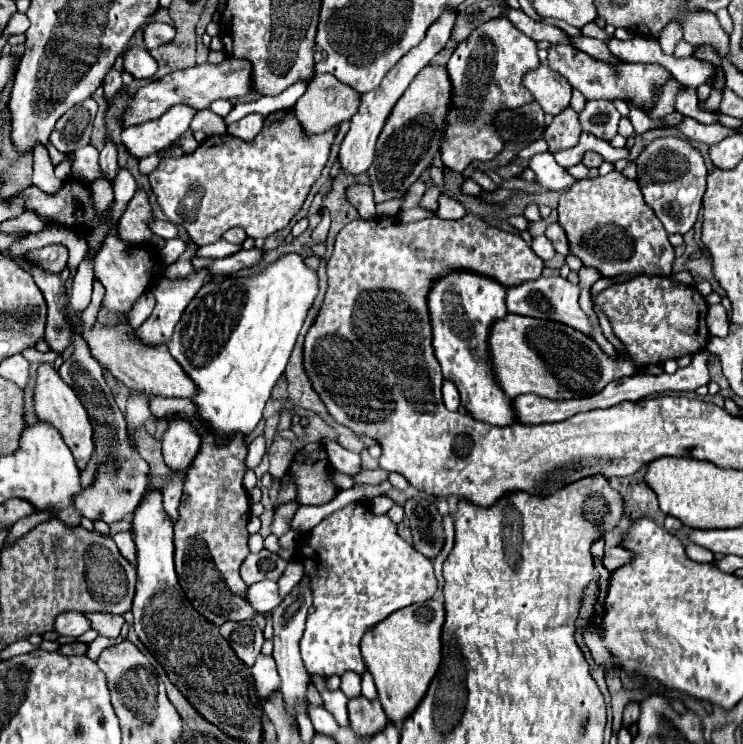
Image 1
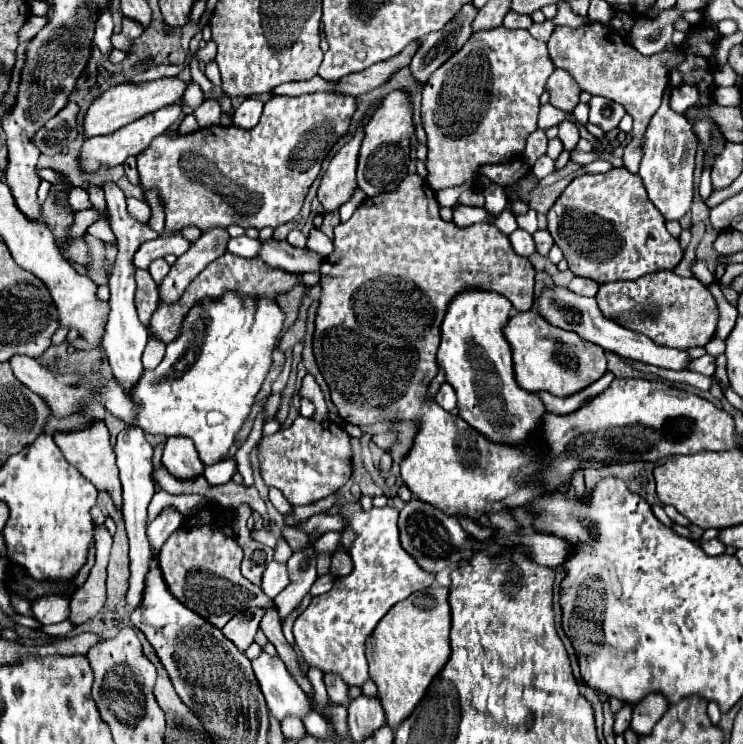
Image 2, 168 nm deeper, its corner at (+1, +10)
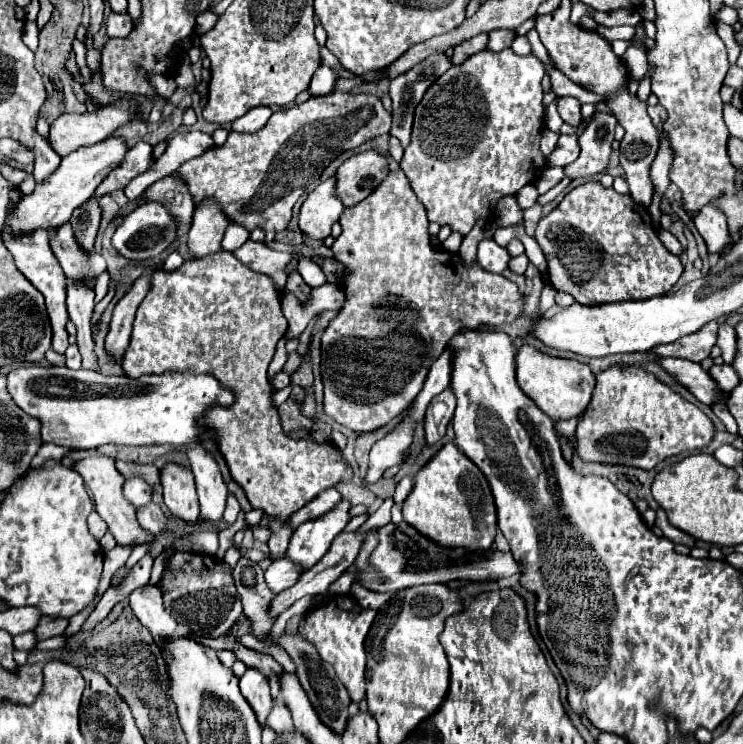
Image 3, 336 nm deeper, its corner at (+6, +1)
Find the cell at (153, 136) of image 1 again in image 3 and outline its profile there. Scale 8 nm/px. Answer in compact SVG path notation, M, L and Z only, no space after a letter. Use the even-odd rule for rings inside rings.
M109 137L97 145L81 147L73 151L71 155L63 157L57 171L49 179L45 179L45 183L37 185L31 195L23 195L21 201L15 205L13 217L11 217L13 233L21 235L21 233L35 231L35 229L47 229L53 225L67 223L73 209L93 197L99 183L109 175L109 171L121 165L127 151L129 151L129 145L125 139Z

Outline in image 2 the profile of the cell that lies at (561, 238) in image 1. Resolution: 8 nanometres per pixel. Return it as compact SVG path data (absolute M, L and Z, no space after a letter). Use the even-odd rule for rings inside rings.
M538 230L534 236L534 244L536 244L536 252L540 254L540 256L546 256L548 254L548 250L552 248L552 236L548 234L548 230Z

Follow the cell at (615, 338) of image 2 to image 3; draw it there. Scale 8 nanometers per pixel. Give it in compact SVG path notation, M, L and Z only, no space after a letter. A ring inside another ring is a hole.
M657 357L657 363L667 375L671 375L675 381L687 387L701 403L715 403L715 393L719 391L719 387L717 383L713 383L713 379L709 379L709 373L699 363L671 357Z

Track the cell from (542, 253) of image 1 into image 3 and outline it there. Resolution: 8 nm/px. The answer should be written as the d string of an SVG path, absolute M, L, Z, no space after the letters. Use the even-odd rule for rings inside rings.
M485 239L479 243L477 249L477 261L481 263L481 267L485 267L487 271L493 273L503 273L509 267L511 255L505 247L499 247L493 239Z

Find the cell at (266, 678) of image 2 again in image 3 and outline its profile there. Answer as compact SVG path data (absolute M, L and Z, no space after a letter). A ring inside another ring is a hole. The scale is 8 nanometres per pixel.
M247 669L245 675L239 679L239 689L245 695L245 699L249 699L249 705L253 707L257 719L265 725L267 715L273 709L269 679L265 679L265 675L261 675L261 671L257 669Z

